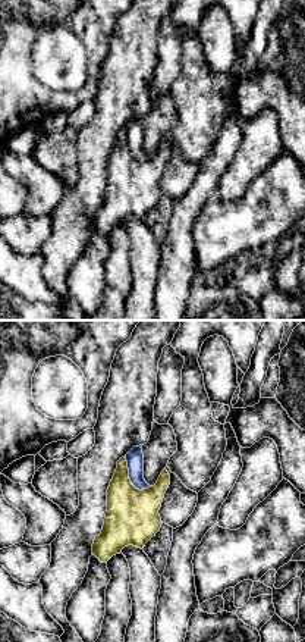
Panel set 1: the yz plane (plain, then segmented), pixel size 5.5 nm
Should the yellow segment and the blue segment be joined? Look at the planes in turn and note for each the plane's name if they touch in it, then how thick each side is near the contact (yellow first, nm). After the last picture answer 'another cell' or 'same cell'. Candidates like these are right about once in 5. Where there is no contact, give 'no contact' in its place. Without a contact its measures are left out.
contact in yz; calibres 300 and 100 nm

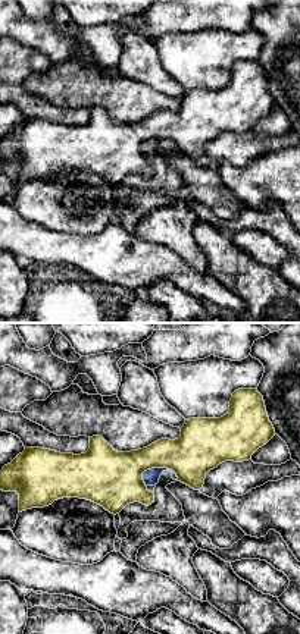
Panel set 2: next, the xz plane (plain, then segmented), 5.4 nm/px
contact in xz; calibres 280 and 90 nm

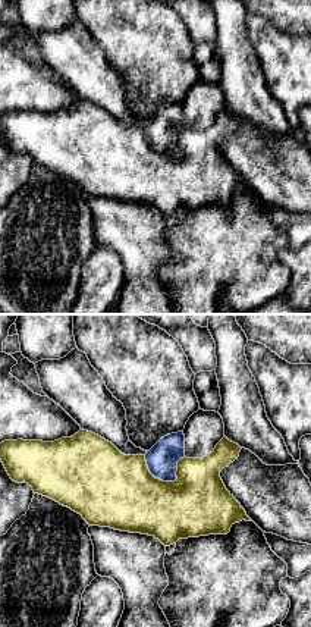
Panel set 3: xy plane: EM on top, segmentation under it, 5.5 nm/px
contact in xy; calibres 420 and 170 nm

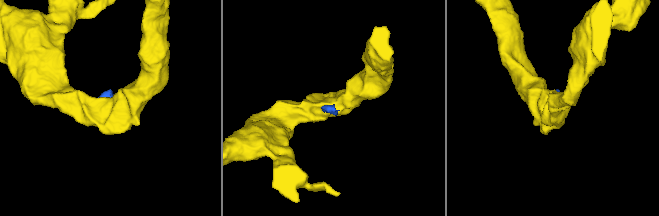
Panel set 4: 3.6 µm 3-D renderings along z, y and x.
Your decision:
another cell

